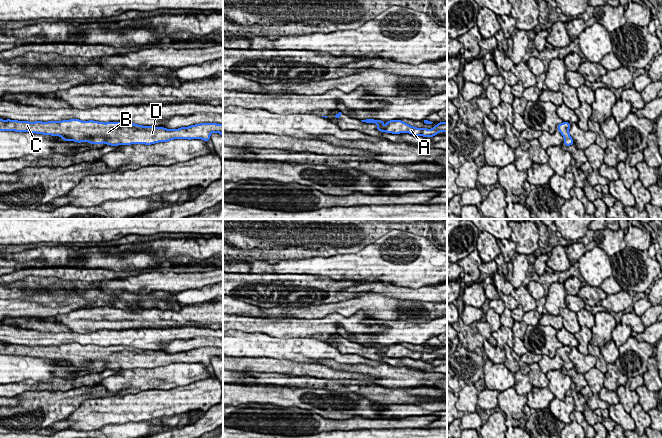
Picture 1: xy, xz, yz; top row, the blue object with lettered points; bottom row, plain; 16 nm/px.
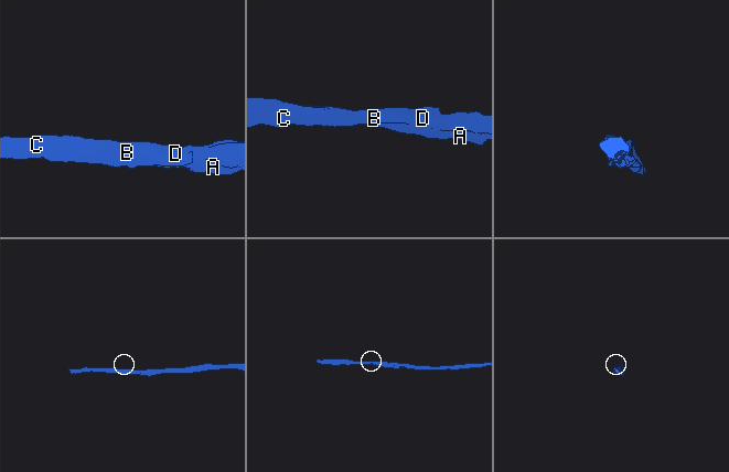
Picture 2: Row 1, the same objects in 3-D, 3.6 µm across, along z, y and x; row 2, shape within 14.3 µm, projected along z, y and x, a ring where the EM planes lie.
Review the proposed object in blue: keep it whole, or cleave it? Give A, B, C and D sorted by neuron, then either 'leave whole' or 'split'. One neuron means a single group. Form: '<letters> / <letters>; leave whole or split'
A B C D; leave whole

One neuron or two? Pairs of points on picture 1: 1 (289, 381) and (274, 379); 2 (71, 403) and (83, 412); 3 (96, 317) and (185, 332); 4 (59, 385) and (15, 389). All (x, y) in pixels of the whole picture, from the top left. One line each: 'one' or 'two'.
1: one
2: two
3: two
4: one

